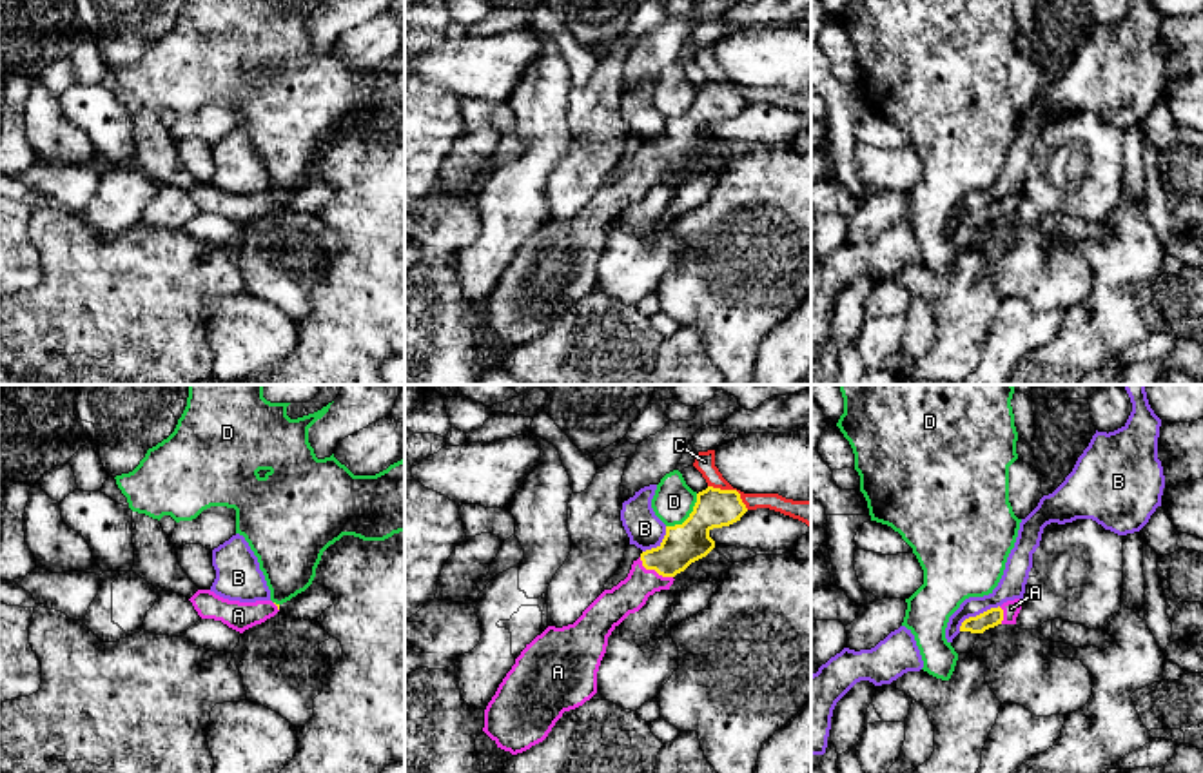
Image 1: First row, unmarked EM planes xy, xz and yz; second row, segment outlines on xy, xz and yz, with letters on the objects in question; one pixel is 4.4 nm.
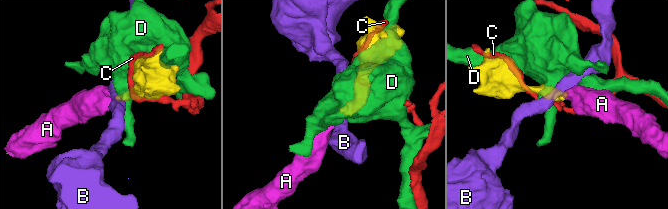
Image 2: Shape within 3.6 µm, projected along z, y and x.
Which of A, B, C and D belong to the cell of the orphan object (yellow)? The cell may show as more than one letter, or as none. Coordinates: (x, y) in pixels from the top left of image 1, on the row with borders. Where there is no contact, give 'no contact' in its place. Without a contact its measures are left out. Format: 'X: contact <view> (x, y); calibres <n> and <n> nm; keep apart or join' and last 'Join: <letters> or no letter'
A: contact xz (654, 568); calibres 180 and 160 nm; join
B: contact yz (977, 616); calibres 80 and 120 nm; keep apart
C: contact xz (732, 490); calibres 170 and 90 nm; keep apart
D: contact xz (690, 516); calibres 180 and 180 nm; keep apart
Join: A

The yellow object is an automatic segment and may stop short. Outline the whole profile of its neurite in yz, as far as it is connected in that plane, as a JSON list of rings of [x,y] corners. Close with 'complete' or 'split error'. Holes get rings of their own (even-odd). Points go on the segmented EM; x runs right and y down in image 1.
[[[1023,599],[1007,601],[998,608],[991,608],[976,617],[969,617],[962,622],[960,631],[983,633],[998,624],[1016,624],[1016,617],[1022,610]]] | split error

